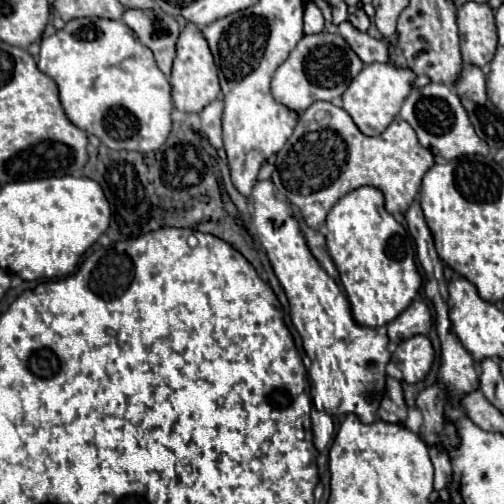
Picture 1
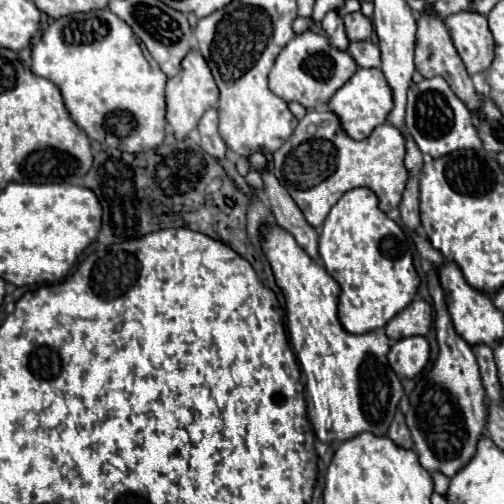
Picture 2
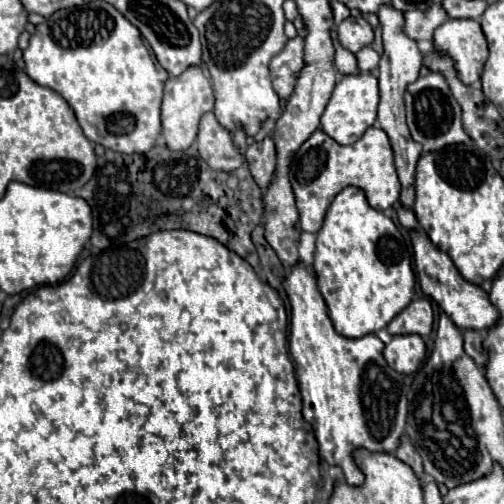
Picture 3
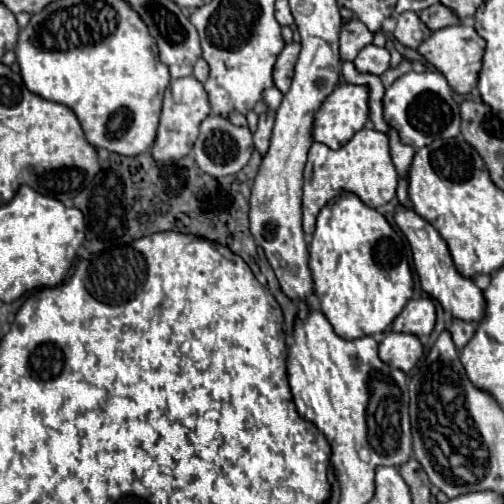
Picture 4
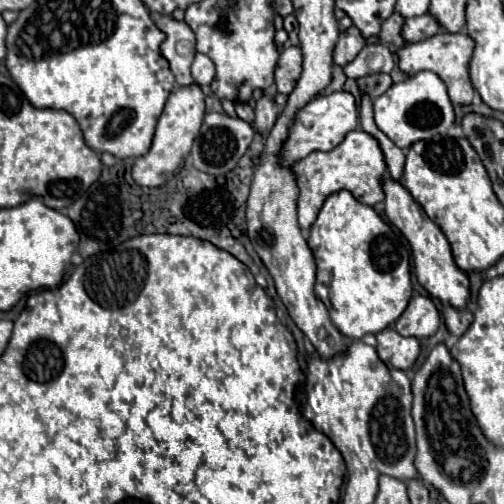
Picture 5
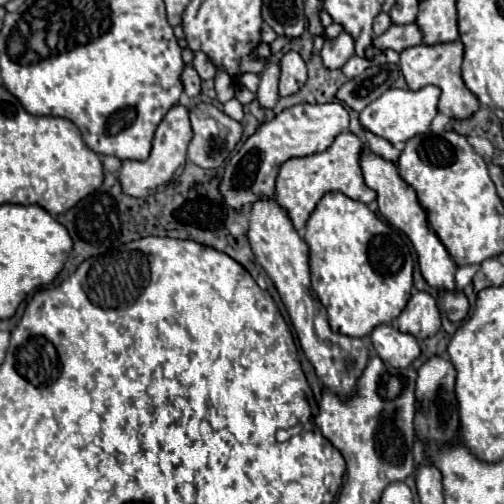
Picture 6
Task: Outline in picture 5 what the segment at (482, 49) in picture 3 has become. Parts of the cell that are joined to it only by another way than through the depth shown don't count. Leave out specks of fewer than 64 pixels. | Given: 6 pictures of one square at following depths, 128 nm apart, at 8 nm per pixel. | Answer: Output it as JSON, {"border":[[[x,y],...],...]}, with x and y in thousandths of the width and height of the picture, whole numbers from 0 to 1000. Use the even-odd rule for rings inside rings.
{"border":[[[869,63],[865,71],[853,71],[849,79],[833,79],[821,87],[810,87],[806,95],[774,95],[794,111],[794,139],[806,147],[833,143],[833,139],[857,139],[865,143],[881,167],[889,171],[889,190],[901,206],[933,206],[940,190],[940,175],[929,151],[929,123],[940,103],[940,79],[921,63]]]}

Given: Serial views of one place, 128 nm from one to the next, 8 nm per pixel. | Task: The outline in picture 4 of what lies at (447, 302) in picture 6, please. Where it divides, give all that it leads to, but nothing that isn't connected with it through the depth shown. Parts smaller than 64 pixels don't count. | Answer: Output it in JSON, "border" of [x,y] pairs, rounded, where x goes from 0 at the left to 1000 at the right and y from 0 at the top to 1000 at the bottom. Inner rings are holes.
{"border":[[[897,631],[889,655],[897,659],[897,671],[901,671],[901,683],[905,683],[909,694],[917,694],[917,690],[933,679],[933,671],[937,671],[940,659],[944,659],[944,651],[948,651],[944,639],[921,639],[921,635]]]}

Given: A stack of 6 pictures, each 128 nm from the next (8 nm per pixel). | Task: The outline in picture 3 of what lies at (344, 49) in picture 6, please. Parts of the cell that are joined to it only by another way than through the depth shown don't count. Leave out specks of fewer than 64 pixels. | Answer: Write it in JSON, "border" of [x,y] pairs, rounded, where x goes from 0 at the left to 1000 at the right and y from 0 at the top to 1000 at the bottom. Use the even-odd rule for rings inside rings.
{"border":[[[722,32],[687,36],[683,44],[675,44],[667,52],[667,63],[671,63],[675,87],[683,95],[690,95],[694,103],[710,103],[718,91],[730,91],[742,79],[738,52],[730,48],[730,40]]]}

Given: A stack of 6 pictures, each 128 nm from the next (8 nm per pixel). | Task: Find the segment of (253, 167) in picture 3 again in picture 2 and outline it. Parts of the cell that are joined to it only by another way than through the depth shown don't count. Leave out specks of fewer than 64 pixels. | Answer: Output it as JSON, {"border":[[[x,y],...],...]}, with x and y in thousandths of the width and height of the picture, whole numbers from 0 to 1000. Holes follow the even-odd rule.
{"border":[[[528,337],[520,345],[520,357],[524,357],[524,385],[536,393],[544,437],[587,472],[587,480],[611,500],[611,508],[623,520],[639,524],[631,504],[631,460],[607,440],[595,413],[571,389],[567,373],[540,349],[540,341]]]}

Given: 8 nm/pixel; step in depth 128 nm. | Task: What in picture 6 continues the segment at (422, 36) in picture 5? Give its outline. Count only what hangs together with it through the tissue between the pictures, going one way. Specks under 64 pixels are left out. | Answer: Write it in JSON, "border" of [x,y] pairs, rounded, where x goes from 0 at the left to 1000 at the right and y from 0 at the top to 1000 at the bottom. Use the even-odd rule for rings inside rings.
{"border":[[[825,44],[817,48],[778,48],[770,63],[742,75],[742,91],[750,95],[778,95],[786,103],[798,103],[802,95],[829,91],[837,83],[837,63]]]}

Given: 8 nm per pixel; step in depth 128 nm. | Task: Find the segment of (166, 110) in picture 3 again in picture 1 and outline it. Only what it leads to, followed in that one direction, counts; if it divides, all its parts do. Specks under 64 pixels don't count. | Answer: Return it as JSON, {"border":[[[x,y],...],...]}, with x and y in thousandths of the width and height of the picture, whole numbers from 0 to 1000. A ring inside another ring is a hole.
{"border":[[[373,44],[353,71],[337,167],[341,167],[341,194],[345,194],[349,214],[369,226],[397,222],[397,214],[405,214],[405,206],[417,206],[421,198],[429,198],[437,190],[437,163],[433,163],[433,139],[425,127],[425,111],[417,103],[417,91],[413,91],[401,60],[381,44]]]}

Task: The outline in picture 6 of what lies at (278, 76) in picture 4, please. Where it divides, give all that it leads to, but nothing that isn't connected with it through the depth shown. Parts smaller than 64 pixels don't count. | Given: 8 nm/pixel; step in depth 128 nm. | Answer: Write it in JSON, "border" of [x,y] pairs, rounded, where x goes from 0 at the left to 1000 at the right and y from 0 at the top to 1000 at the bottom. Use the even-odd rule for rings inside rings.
{"border":[[[583,99],[563,103],[556,115],[556,190],[587,187],[607,163],[607,127],[599,111]]]}

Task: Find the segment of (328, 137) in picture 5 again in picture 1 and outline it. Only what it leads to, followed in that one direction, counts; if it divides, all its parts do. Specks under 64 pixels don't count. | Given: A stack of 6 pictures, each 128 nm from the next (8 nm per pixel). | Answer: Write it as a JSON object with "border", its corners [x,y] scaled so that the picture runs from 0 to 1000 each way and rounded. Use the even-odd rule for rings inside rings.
{"border":[[[730,127],[722,139],[698,159],[690,179],[683,183],[683,218],[698,230],[706,250],[726,270],[754,270],[774,242],[790,230],[794,210],[821,171],[825,147],[813,135],[794,135],[782,127]]]}

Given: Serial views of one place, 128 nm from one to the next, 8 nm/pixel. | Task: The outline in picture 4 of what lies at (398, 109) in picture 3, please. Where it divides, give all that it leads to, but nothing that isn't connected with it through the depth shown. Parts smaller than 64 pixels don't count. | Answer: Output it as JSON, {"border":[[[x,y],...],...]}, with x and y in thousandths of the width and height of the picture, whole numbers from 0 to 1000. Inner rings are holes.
{"border":[[[774,254],[770,258],[770,278],[774,278],[774,310],[778,310],[778,325],[790,341],[790,349],[798,349],[802,357],[810,357],[810,333],[817,325],[817,313],[821,313],[821,294],[817,290],[802,290],[798,278],[794,278],[794,266],[790,258]]]}

